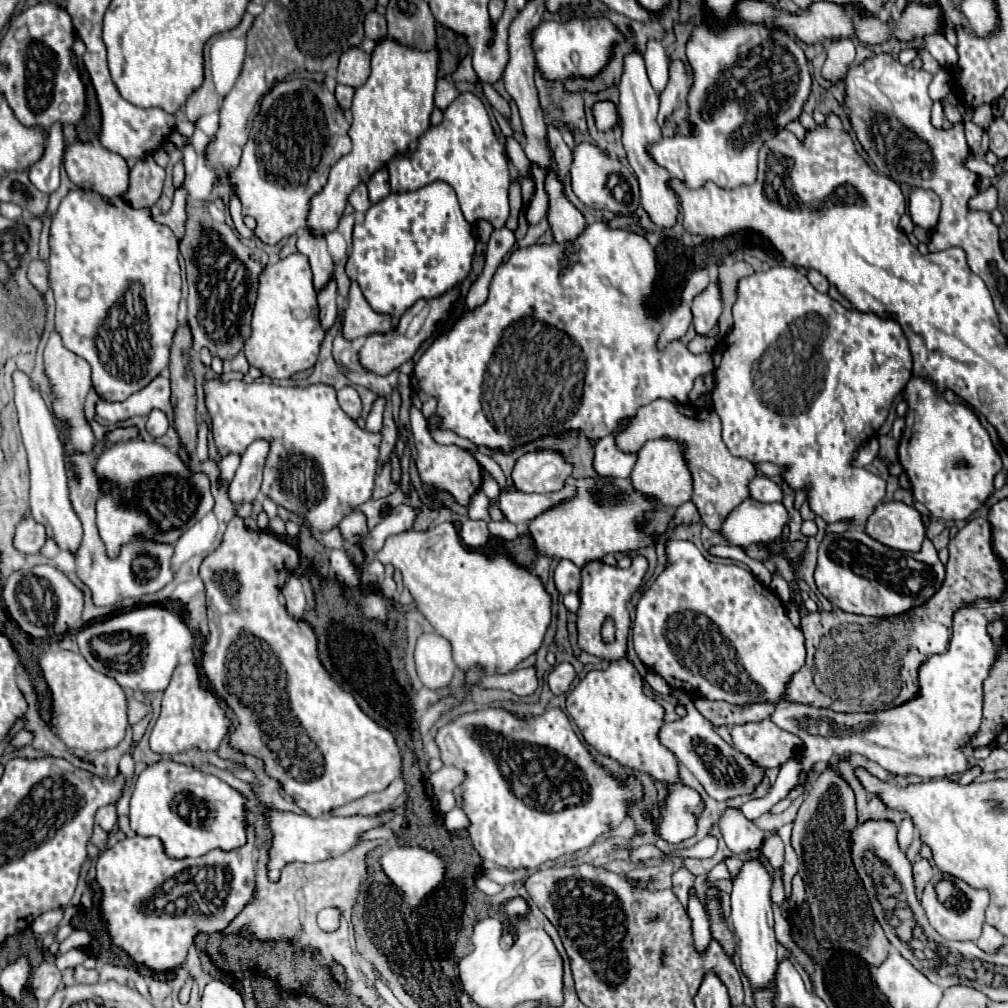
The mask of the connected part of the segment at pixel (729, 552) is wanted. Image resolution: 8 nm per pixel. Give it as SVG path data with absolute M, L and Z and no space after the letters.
M711 546L711 554L713 556L721 556L721 558L733 558L733 560L741 560L745 564L751 564L751 558L745 554L743 548L735 548L735 546Z

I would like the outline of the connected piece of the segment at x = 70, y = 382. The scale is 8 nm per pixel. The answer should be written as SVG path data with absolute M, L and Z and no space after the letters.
M55 330L49 334L47 346L45 346L45 374L51 382L51 390L55 396L53 410L67 424L65 426L65 432L69 436L67 452L73 452L73 450L89 452L95 444L95 436L83 416L83 400L91 388L91 368L81 356L75 356L75 352L67 352L67 348L63 348L63 340L59 340L59 332Z

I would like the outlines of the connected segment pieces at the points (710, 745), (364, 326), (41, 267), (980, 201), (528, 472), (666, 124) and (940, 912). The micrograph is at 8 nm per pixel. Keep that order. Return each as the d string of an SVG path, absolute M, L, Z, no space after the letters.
M673 690L674 697L686 708L685 718L679 718L675 722L665 722L659 730L659 740L663 746L667 746L681 764L685 764L695 778L703 784L705 792L715 800L729 800L739 794L751 792L755 784L761 780L763 770L757 768L747 756L743 756L739 750L731 748L715 730L713 726L697 712L692 697L683 690Z
M353 280L349 290L349 308L345 310L345 320L343 320L343 336L347 340L355 340L359 336L369 336L373 332L389 332L391 328L393 328L393 318L375 312L367 304L359 284L355 284Z
M35 258L29 264L27 278L37 288L37 292L41 292L41 296L45 296L45 292L49 290L49 268L47 268L47 262L41 260L41 258Z
M989 186L985 192L979 192L973 200L969 200L969 208L971 210L995 210L997 208L997 188L995 186Z
M533 450L523 454L513 466L513 484L523 492L551 492L563 488L573 464L561 452Z
M669 60L669 82L659 94L659 128L663 136L691 134L691 122L687 120L687 92L691 90L691 72L687 72L685 62Z
M935 870L933 878L929 880L921 896L921 906L929 918L929 924L947 940L977 940L981 936L981 926L985 920L985 908L989 904L989 894L985 890L975 890L975 902L967 898L971 908L963 912L949 910L945 908L945 904L937 900L937 894L935 894L935 884L941 878L947 878L947 874Z

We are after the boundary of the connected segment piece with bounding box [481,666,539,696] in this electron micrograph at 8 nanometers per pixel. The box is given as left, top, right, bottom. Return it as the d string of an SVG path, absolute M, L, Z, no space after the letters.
M525 668L517 670L513 676L505 674L495 674L489 676L487 680L481 680L481 688L501 688L501 690L511 690L517 696L531 696L539 686L537 680L537 668Z

